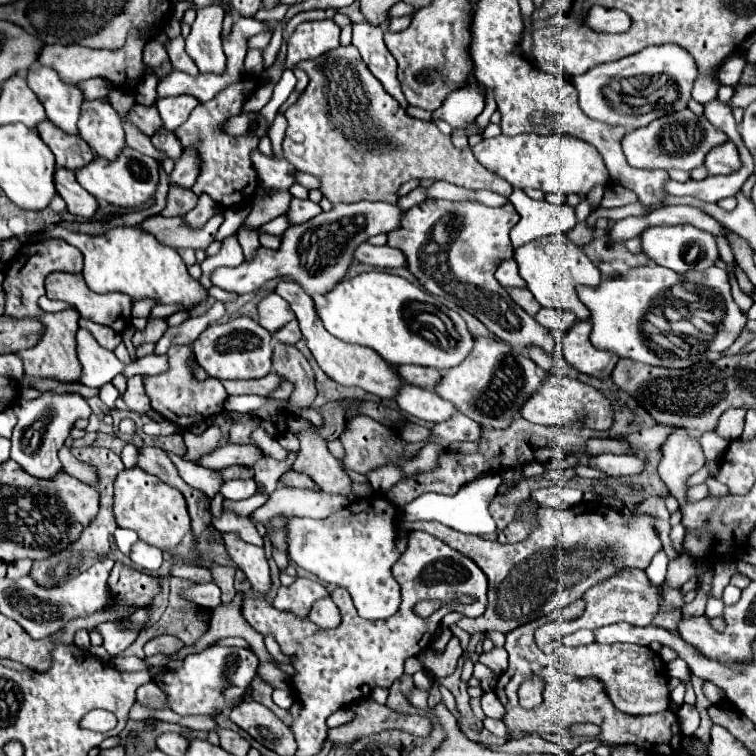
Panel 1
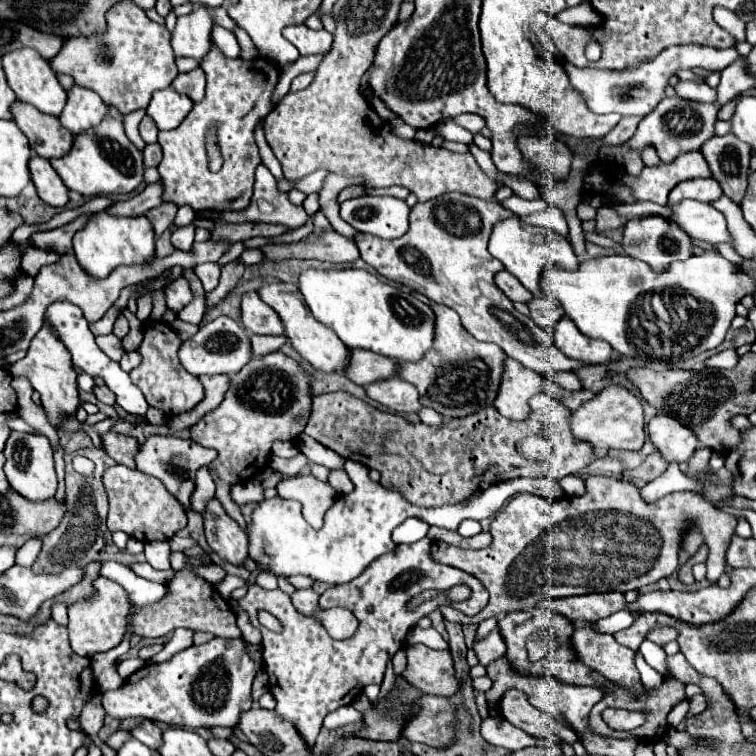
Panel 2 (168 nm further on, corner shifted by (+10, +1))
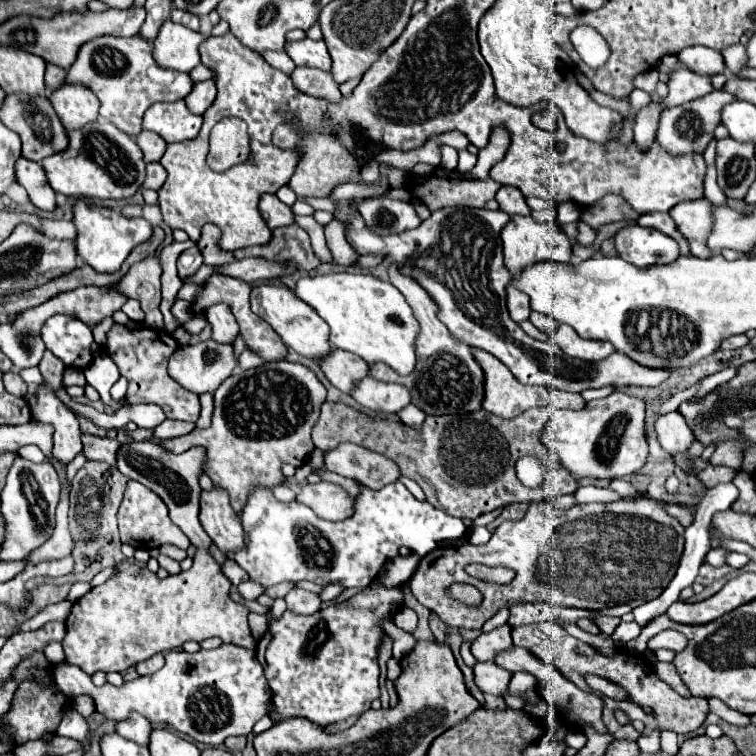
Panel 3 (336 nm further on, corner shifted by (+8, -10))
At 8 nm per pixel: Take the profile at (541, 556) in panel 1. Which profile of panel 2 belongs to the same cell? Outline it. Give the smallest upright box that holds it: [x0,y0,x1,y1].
[430,476,738,624]

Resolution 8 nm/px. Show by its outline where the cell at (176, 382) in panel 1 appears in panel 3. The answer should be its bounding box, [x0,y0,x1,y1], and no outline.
[104,325,200,421]

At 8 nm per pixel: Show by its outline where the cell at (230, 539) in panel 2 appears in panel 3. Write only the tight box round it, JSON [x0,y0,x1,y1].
[200,489,246,555]

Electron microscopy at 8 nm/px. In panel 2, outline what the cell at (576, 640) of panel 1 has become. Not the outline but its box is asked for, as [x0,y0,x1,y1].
[596,610,636,634]

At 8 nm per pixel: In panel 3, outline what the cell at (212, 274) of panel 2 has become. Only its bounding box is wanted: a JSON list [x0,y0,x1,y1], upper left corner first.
[206,303,238,343]

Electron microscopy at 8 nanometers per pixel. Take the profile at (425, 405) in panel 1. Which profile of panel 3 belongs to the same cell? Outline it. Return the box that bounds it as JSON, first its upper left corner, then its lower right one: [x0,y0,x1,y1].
[350,377,412,413]

